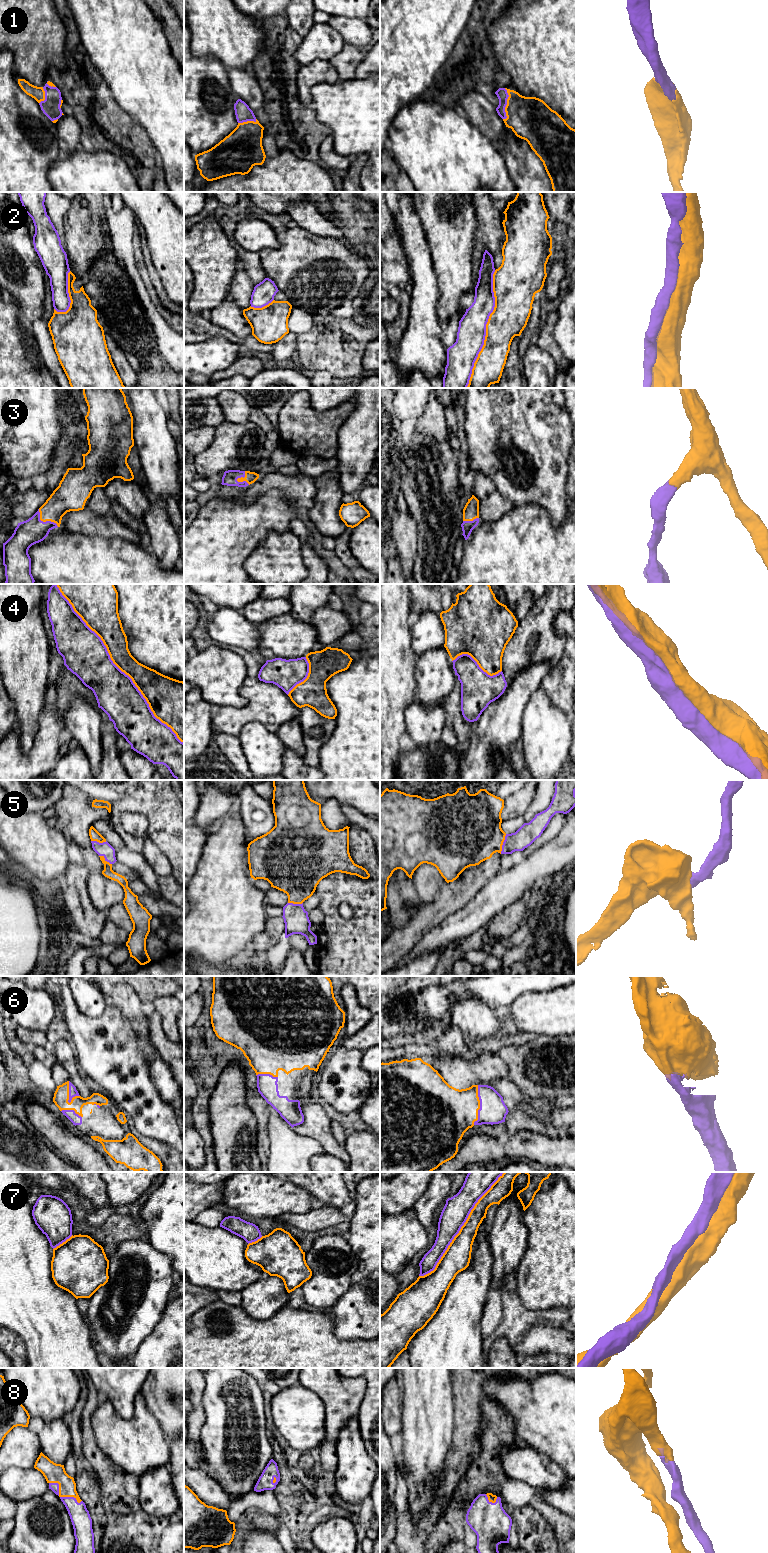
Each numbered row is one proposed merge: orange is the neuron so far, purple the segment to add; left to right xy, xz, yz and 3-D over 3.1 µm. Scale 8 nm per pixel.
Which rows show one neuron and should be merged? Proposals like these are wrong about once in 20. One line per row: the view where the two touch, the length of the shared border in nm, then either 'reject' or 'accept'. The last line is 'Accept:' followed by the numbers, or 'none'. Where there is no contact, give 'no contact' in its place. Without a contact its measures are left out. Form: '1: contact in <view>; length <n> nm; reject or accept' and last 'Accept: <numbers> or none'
1: contact in yz; length 260 nm; accept
2: contact in yz; length 950 nm; accept
3: contact in xy; length 220 nm; accept
4: contact in xy; length 1650 nm; accept
5: contact in yz; length 170 nm; accept
6: contact in yz; length 320 nm; accept
7: contact in yz; length 1100 nm; accept
8: contact in xy; length 300 nm; accept
Accept: 1, 2, 3, 4, 5, 6, 7, 8

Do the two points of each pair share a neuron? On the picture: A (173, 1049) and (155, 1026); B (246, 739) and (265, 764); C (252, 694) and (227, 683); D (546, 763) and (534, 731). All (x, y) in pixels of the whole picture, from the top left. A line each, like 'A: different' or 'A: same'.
A: same
B: same
C: different
D: same

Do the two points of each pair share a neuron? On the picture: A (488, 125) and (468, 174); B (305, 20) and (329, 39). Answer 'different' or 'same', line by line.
A: same
B: same

